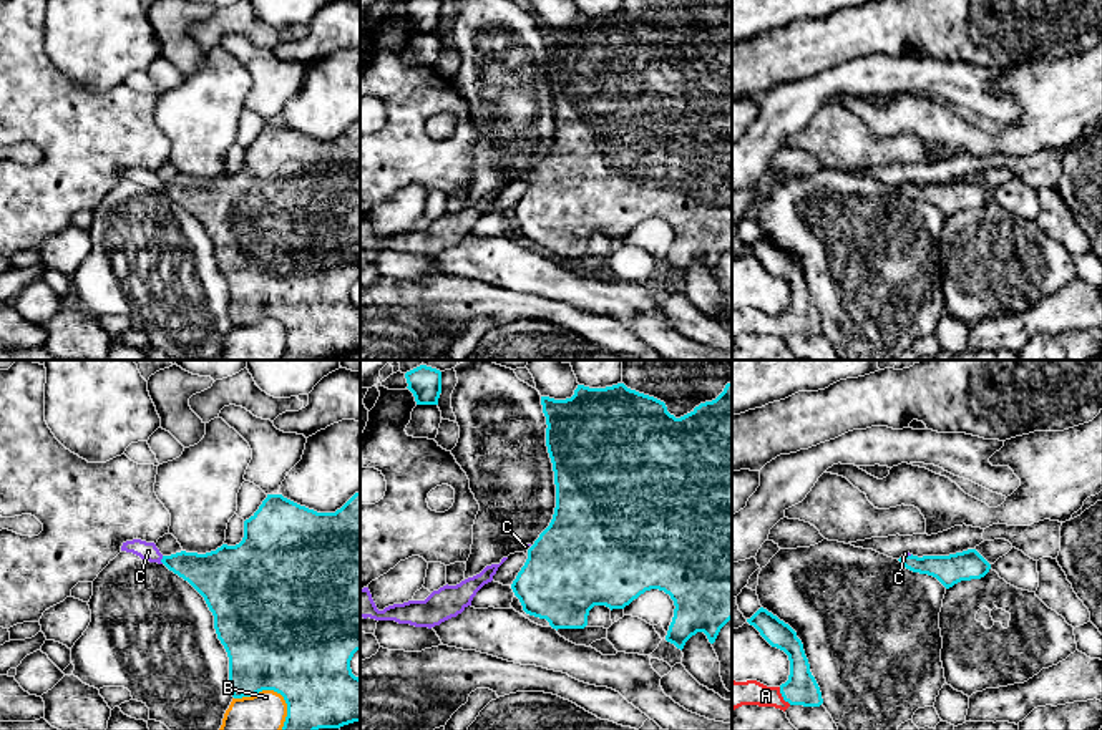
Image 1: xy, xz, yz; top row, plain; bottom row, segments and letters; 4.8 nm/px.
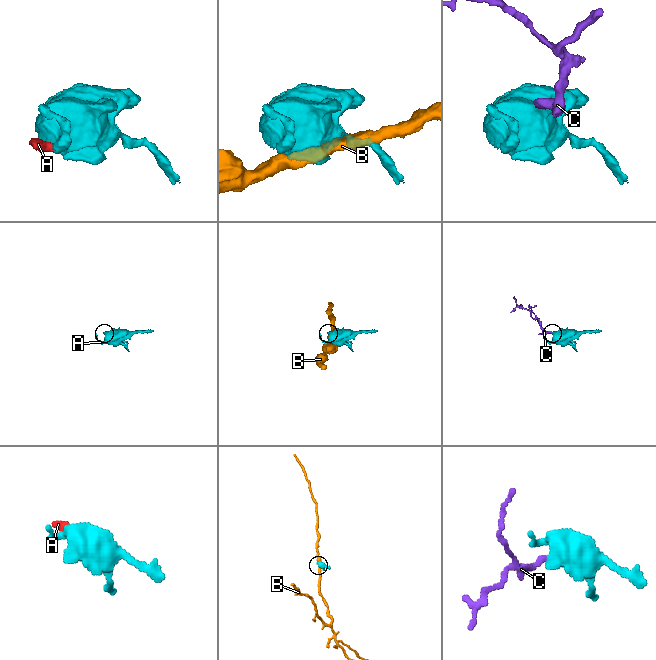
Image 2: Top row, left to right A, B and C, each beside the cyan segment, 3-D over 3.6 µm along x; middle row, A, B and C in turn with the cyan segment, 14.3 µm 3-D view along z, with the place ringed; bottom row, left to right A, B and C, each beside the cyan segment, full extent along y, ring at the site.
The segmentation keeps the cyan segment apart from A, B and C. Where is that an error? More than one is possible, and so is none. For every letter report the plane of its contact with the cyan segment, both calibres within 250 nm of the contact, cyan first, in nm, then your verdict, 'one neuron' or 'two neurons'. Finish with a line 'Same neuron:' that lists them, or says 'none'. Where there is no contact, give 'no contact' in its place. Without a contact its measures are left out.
A: meets cyan in yz; 160 nm thick on the cyan side, 130 nm on the other; one neuron
B: meets cyan in xy; 500 nm thick on the cyan side, 280 nm on the other; two neurons
C: meets cyan in xy; 200 nm thick on the cyan side, 90 nm on the other; one neuron
Same neuron: A, C

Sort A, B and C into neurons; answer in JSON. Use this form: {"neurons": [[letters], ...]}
{"neurons": [["A", "C"], ["B"]]}

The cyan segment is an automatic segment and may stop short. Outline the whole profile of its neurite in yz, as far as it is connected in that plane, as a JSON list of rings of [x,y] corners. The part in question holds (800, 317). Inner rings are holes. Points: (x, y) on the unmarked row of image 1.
[[[763,236],[747,247],[747,251],[772,275],[788,284],[790,304],[780,315],[767,315],[757,309],[732,309],[732,338],[742,333],[775,335],[783,340],[790,333],[820,335],[823,332],[822,320],[810,300],[810,292],[797,260]]]

